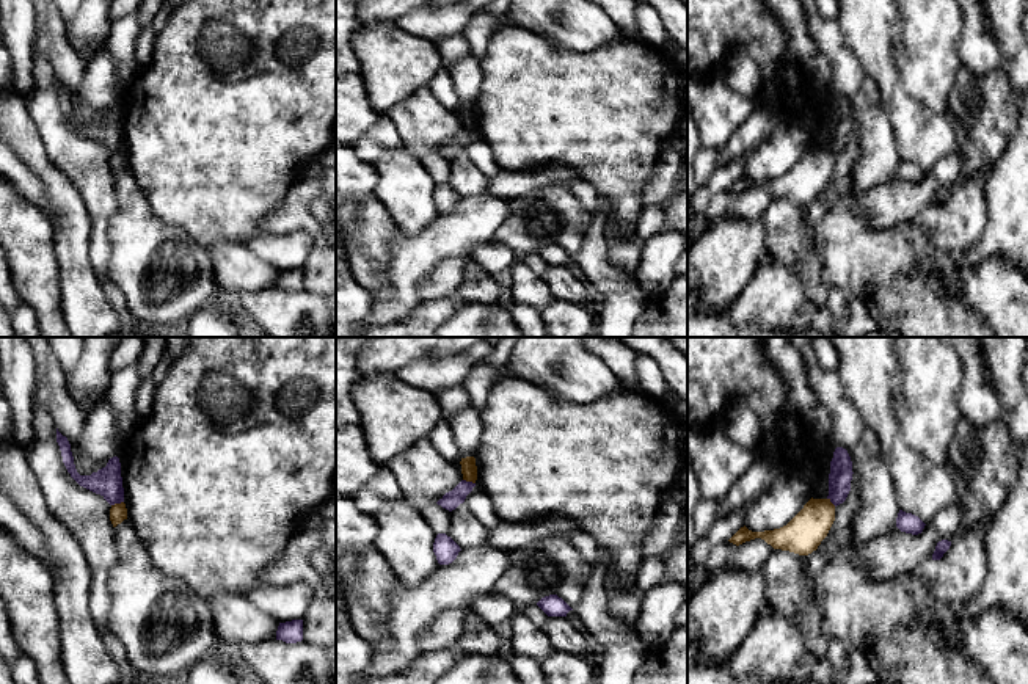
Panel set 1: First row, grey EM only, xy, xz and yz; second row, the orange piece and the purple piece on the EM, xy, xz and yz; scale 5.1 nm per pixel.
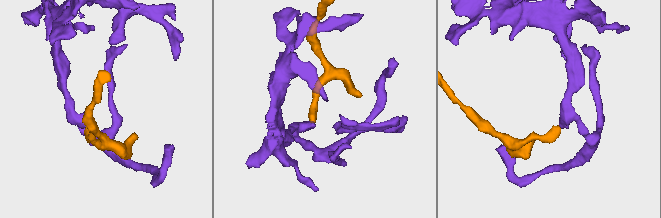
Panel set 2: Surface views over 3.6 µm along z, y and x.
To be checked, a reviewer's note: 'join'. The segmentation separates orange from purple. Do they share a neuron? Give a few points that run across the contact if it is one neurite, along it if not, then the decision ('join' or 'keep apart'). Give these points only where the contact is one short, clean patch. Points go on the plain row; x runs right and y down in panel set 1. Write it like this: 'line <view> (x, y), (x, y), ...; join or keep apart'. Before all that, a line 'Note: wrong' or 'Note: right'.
Note: wrong
line xy (123, 149), (112, 154); keep apart

